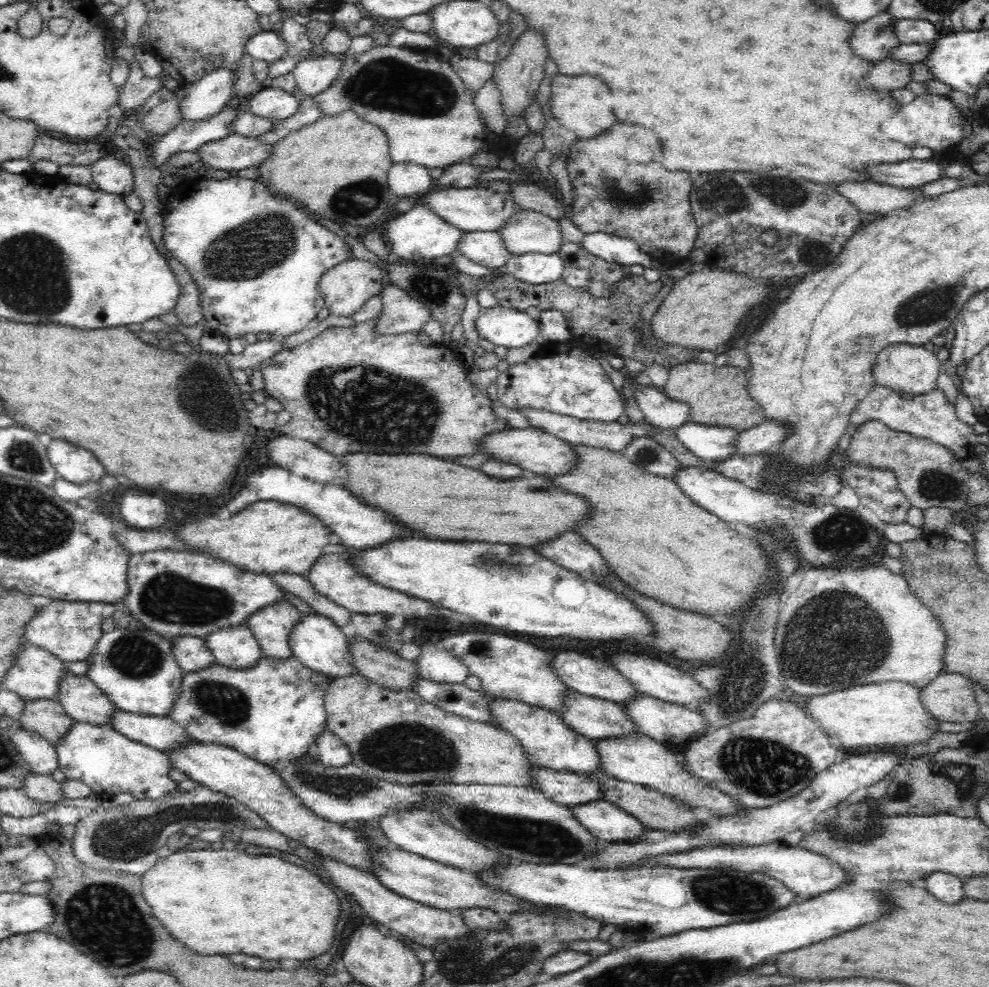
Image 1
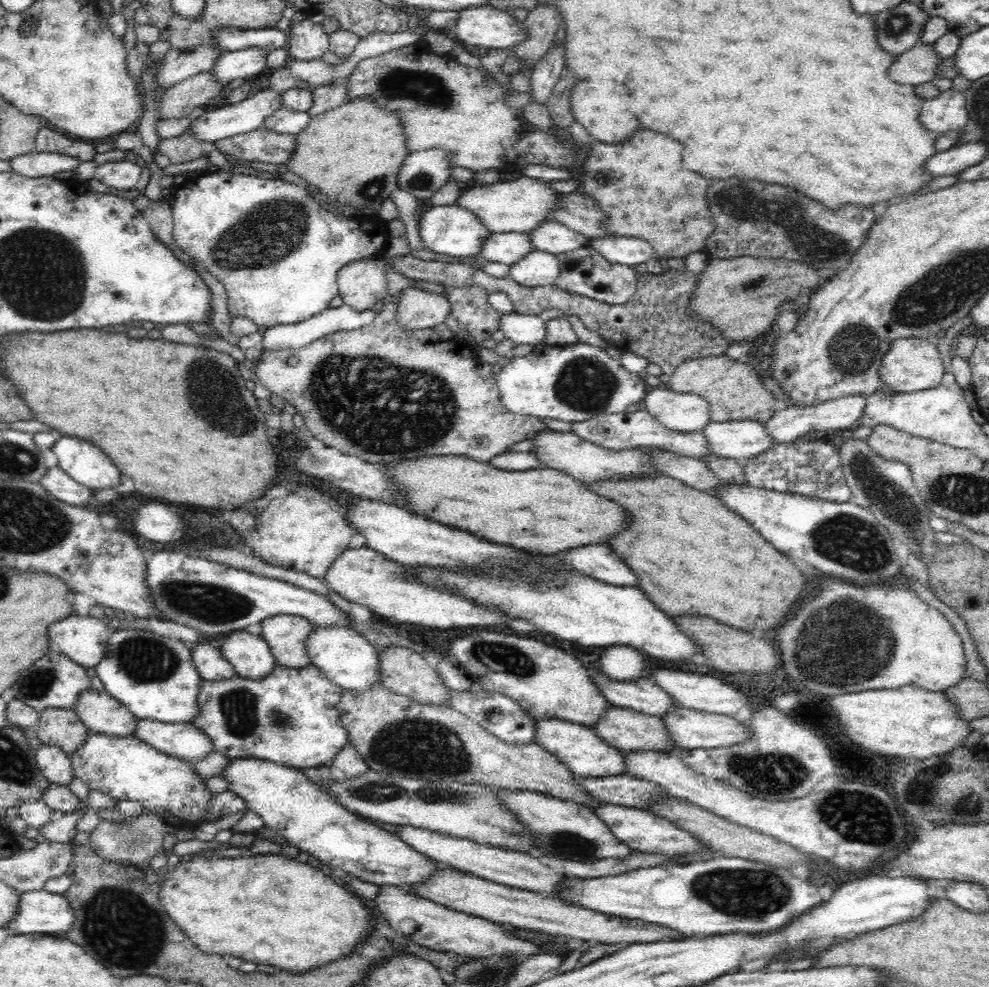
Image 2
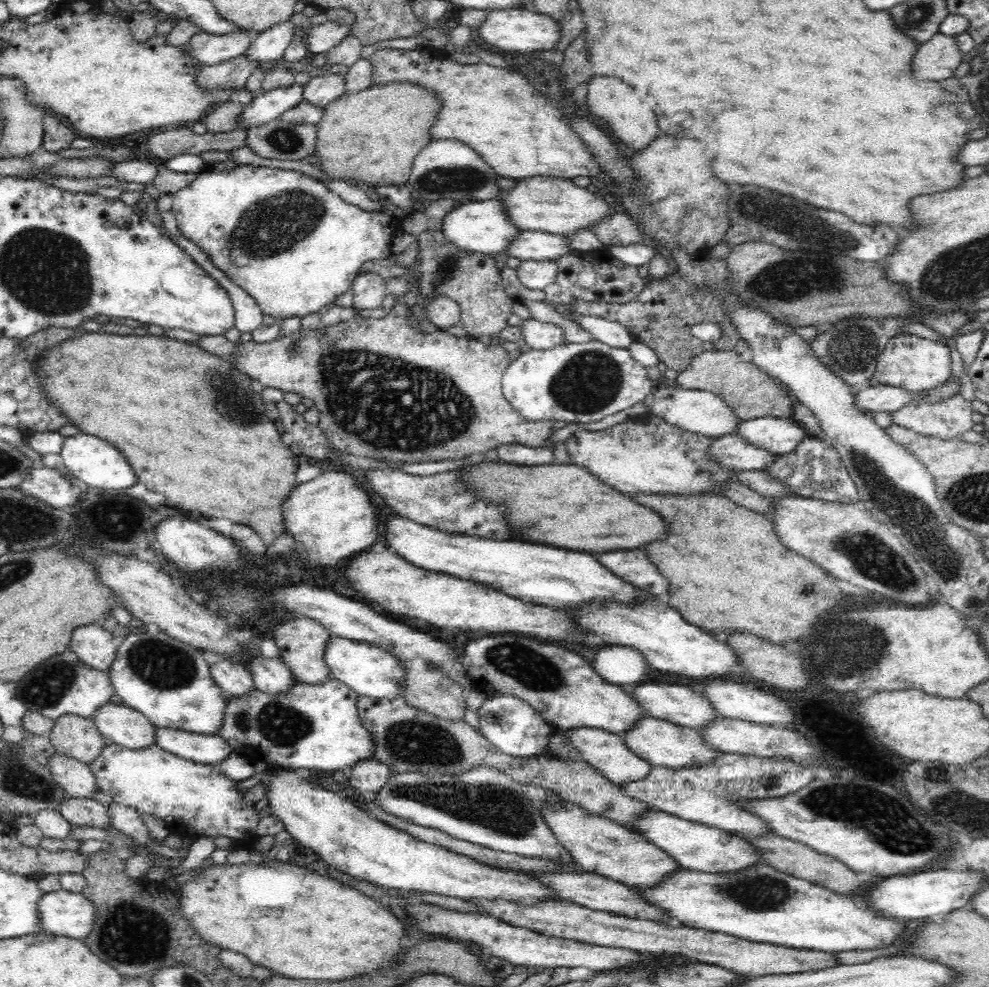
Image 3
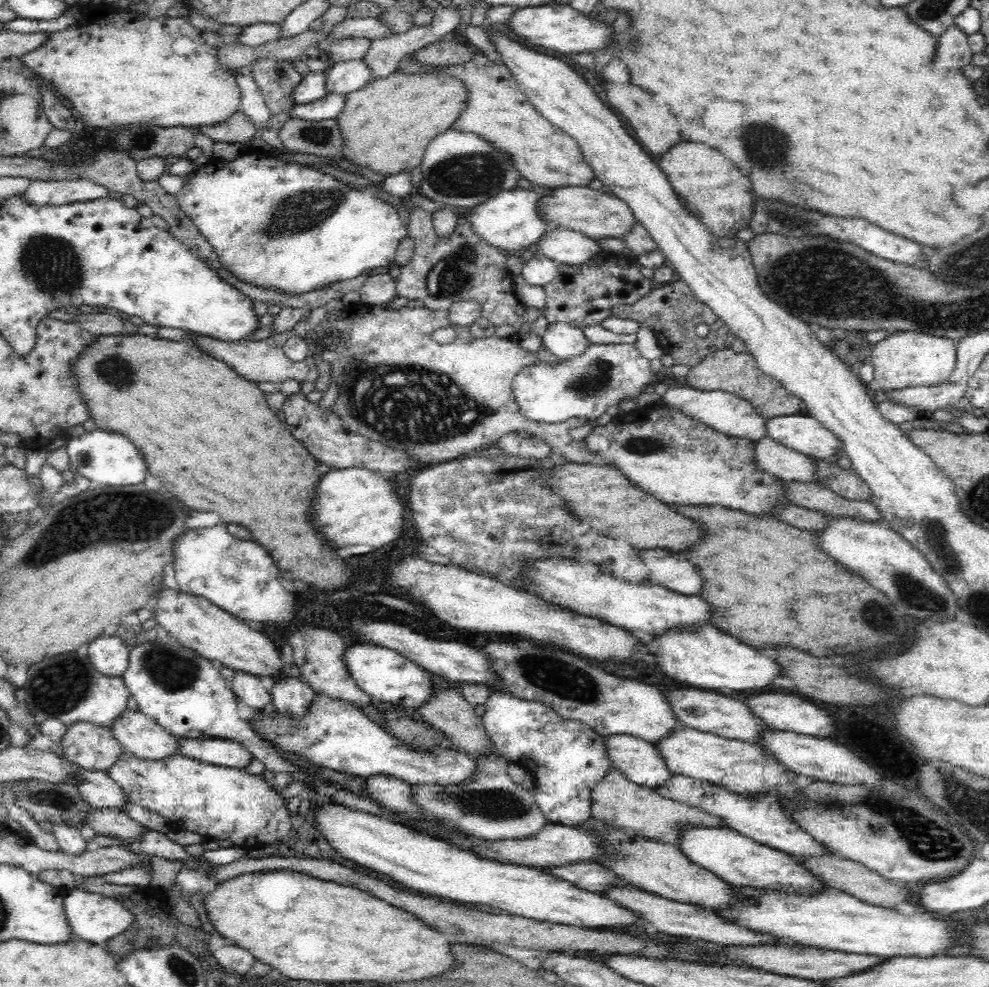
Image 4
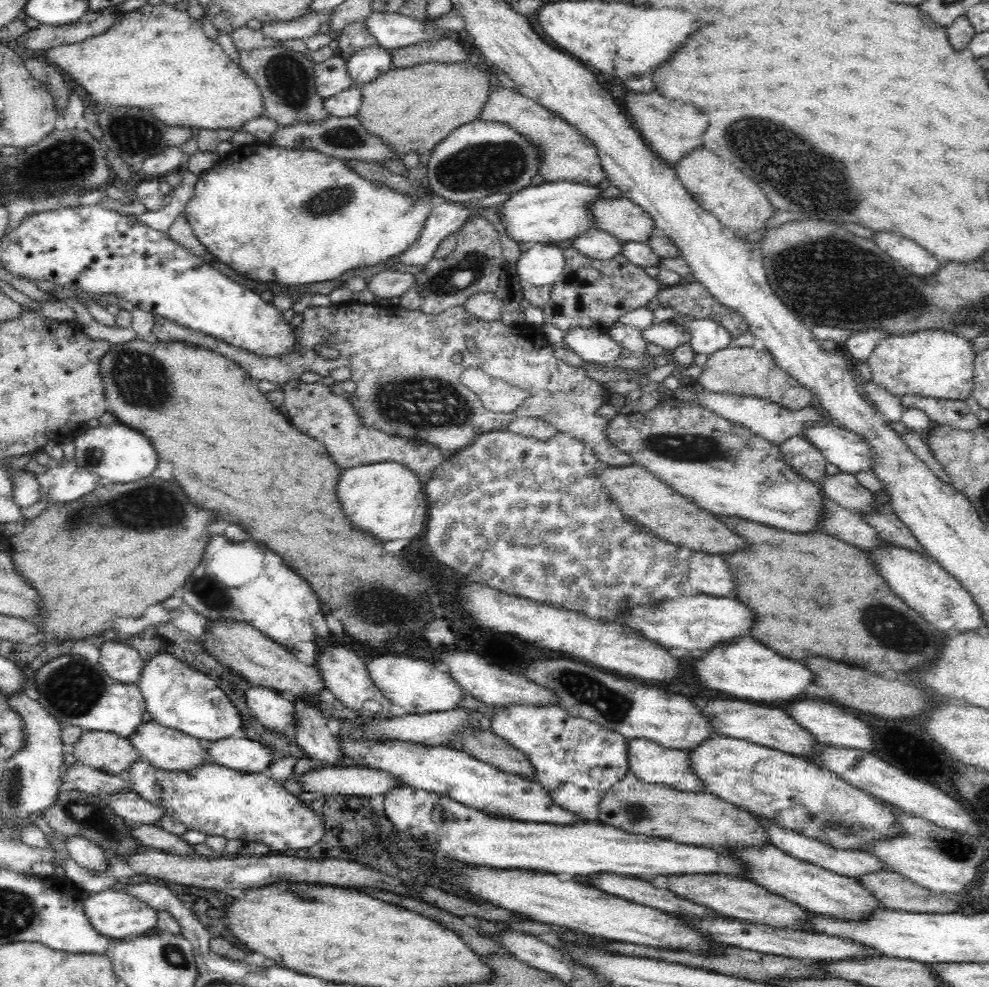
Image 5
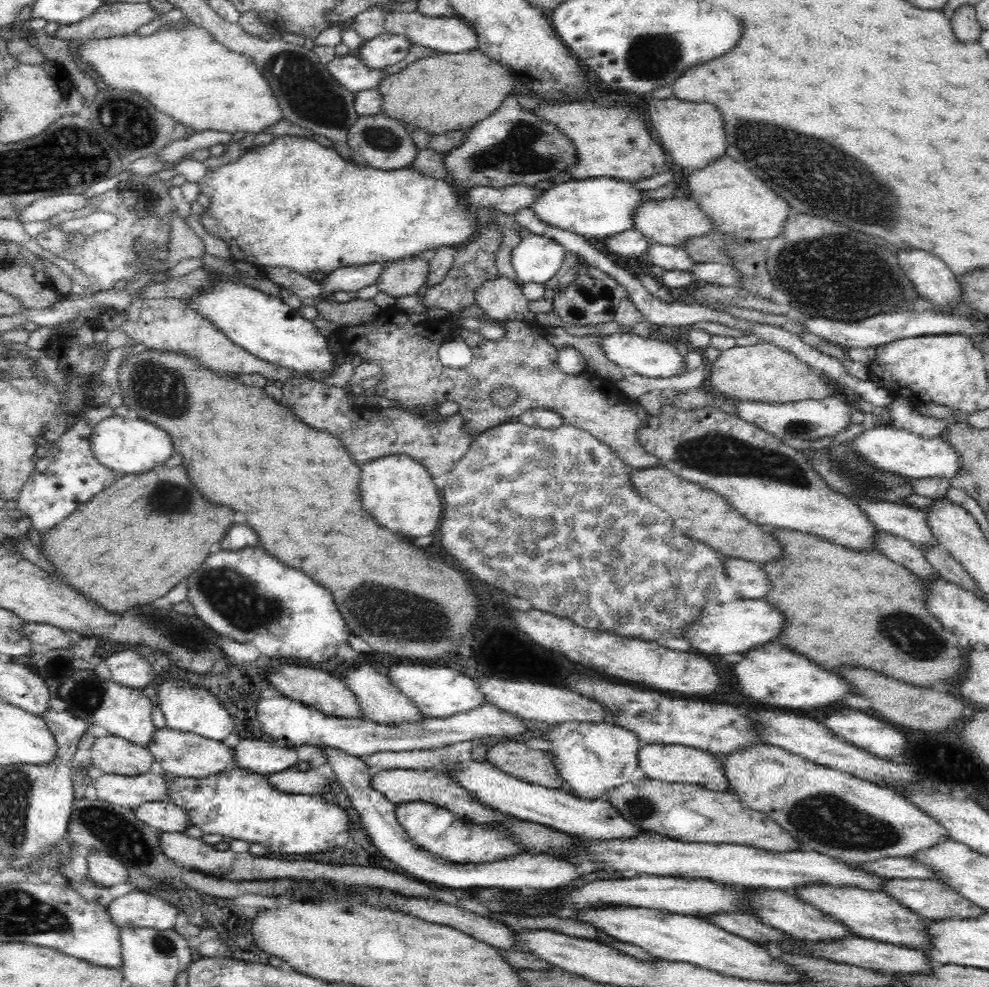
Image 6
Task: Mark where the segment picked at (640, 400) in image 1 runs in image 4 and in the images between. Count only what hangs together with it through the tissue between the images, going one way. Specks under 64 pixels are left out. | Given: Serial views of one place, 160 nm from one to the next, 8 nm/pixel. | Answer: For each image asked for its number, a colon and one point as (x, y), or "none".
2: (684, 412)
3: (697, 411)
4: (727, 413)

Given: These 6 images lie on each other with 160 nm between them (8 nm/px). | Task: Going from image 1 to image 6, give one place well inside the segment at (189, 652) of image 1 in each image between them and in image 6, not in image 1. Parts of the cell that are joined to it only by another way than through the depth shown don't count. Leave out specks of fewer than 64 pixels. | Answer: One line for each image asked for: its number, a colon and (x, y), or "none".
2: (209, 662)
3: (233, 679)
4: (250, 689)
5: (273, 711)
6: (287, 722)

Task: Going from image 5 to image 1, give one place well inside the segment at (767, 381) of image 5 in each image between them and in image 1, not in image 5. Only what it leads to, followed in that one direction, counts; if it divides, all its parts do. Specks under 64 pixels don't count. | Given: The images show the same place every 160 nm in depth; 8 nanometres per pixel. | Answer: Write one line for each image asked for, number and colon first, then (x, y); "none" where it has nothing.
1: (716, 396)
2: (732, 390)
3: (750, 393)
4: (738, 373)

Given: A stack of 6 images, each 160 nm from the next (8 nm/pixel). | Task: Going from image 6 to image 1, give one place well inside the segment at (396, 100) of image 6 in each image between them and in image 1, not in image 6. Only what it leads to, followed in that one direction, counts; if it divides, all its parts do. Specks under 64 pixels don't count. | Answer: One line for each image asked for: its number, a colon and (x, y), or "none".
1: (338, 166)
2: (352, 154)
3: (369, 139)
4: (386, 126)
5: (413, 109)

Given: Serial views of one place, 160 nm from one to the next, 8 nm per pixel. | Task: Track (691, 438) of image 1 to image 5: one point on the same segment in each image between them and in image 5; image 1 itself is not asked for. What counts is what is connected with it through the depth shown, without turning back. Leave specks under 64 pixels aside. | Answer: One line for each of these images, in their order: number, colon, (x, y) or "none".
2: (739, 440)
3: (777, 436)
4: (802, 433)
5: (845, 450)

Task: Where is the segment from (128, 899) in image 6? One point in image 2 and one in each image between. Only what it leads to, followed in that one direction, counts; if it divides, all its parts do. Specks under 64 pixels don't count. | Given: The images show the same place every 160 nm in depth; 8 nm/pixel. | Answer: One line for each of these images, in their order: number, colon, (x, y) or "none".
2: (42, 912)
3: (63, 913)
4: (94, 918)
5: (114, 914)

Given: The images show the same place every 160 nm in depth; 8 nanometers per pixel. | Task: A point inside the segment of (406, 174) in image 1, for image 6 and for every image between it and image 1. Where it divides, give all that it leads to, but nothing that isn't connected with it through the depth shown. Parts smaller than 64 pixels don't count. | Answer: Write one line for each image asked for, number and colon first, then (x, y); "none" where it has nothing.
2: (422, 173)
3: (443, 169)
4: (461, 169)
5: (480, 158)
6: (510, 147)

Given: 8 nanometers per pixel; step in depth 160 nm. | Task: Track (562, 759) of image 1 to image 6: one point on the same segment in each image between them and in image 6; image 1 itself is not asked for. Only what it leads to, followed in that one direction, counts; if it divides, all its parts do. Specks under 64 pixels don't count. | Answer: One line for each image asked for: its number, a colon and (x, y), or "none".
2: (576, 746)
3: (606, 752)
4: (639, 761)
5: (649, 761)
6: (681, 764)

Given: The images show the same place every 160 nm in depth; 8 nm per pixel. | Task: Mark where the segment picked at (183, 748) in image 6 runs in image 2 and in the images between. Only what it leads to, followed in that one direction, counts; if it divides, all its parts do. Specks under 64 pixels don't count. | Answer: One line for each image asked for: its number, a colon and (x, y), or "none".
2: (101, 713)
3: (119, 724)
4: (136, 733)
5: (168, 749)

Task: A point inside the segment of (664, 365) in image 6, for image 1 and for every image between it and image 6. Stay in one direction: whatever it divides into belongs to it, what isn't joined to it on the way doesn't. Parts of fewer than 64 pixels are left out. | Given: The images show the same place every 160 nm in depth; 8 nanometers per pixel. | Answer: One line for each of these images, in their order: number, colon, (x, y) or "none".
1: (502, 326)
2: (519, 328)
3: (536, 334)
4: (563, 340)
5: (590, 345)

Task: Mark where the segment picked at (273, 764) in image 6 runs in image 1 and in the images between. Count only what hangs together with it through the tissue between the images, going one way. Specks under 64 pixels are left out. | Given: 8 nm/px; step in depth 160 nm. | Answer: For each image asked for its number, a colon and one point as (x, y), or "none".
1: (160, 732)
2: (184, 741)
3: (207, 749)
4: (230, 754)
5: (240, 753)

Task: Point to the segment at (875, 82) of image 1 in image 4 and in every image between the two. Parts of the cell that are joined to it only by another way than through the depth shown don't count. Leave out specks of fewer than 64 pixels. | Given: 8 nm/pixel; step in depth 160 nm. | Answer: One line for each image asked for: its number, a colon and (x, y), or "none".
2: (915, 66)
3: (936, 59)
4: (952, 49)

